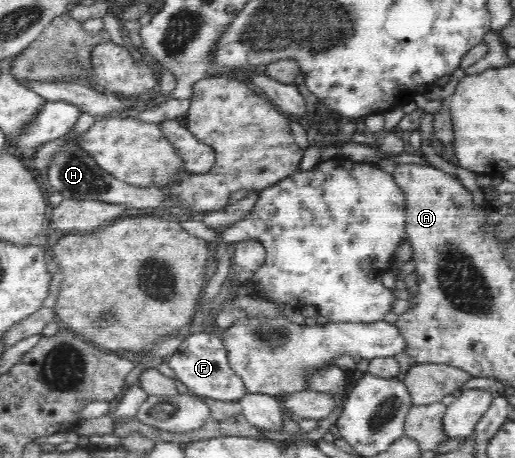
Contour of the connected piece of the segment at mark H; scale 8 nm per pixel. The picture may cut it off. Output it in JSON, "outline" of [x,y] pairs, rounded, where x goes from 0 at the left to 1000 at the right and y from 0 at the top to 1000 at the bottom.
{"outline":[[[169,245],[157,247],[157,255],[150,260],[146,277],[138,277],[126,295],[122,295],[122,325],[115,325],[99,352],[99,360],[91,365],[85,389],[93,393],[95,415],[99,419],[115,419],[124,434],[146,434],[153,439],[198,439],[200,443],[219,443],[237,448],[254,456],[305,456],[330,445],[328,419],[324,410],[305,408],[266,408],[264,404],[249,404],[219,382],[196,369],[183,347],[157,321],[148,314],[148,303],[165,290],[188,262],[190,255]]]}

